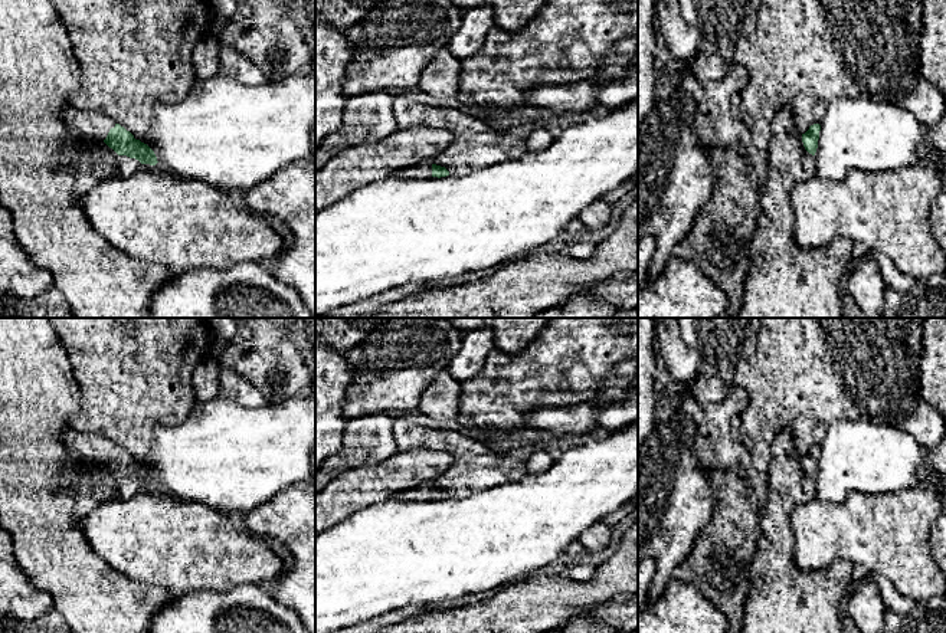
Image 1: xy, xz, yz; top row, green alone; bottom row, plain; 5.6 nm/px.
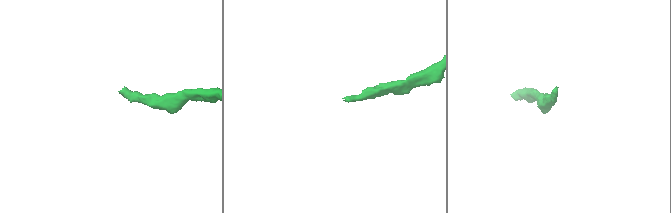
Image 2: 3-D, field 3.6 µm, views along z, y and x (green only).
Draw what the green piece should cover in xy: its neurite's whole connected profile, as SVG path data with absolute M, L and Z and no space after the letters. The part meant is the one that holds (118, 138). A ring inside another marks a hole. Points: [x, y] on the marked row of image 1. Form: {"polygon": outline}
{"polygon": "M69 106L63 111L62 119L72 131L102 140L118 155L135 158L141 164L156 165L158 163L147 144L135 140L130 131L105 115Z"}

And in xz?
{"polygon": "M425 161L410 168L397 170L395 174L407 178L429 178L429 177L441 178L449 176L449 171L445 167L432 164L431 161Z"}

